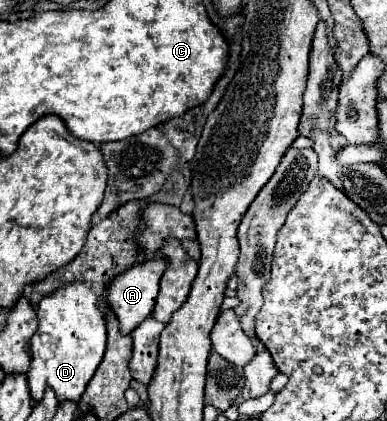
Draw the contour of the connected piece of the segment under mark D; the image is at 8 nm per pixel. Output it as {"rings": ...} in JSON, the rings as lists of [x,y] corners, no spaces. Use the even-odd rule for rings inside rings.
{"rings":[[[68,283],[66,287],[60,287],[56,293],[40,301],[38,321],[40,321],[40,327],[32,337],[32,363],[30,363],[30,371],[26,373],[30,397],[34,403],[40,403],[44,397],[44,391],[50,387],[56,393],[60,403],[62,401],[78,403],[88,381],[96,373],[106,349],[106,321],[98,309],[98,295],[92,291],[92,285],[88,283]]]}

